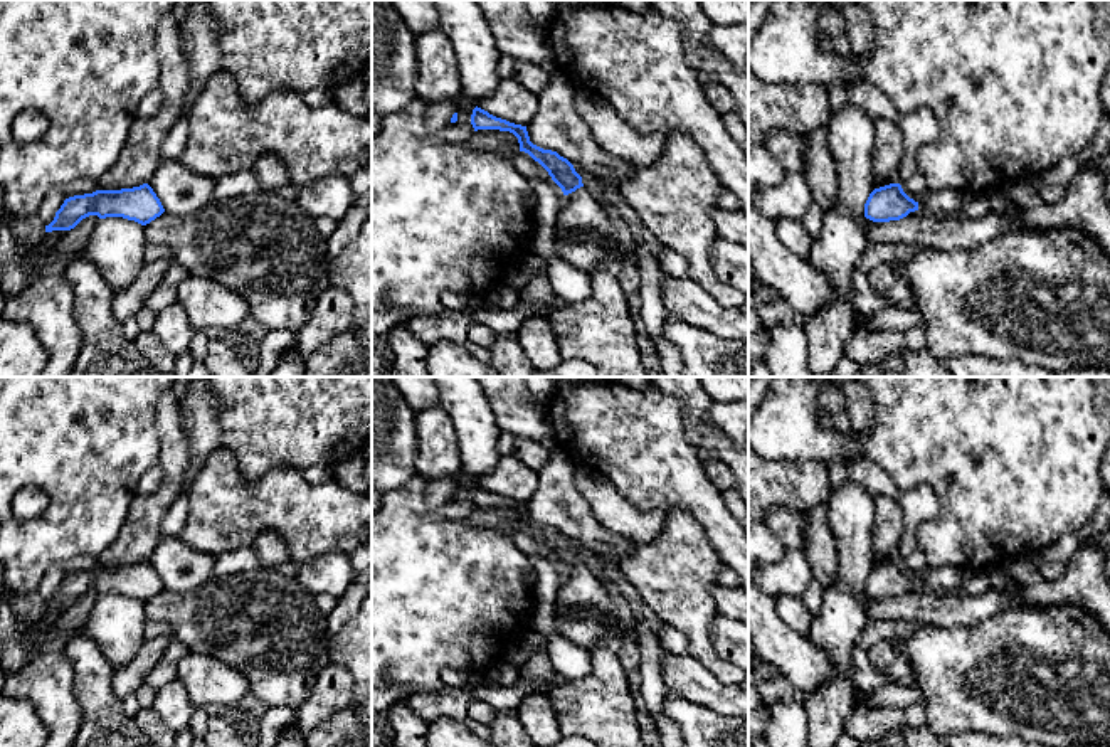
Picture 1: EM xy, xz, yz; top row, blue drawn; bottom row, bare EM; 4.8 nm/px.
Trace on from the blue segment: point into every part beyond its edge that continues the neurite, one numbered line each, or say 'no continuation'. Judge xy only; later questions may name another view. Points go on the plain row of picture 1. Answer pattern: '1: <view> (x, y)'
no continuation

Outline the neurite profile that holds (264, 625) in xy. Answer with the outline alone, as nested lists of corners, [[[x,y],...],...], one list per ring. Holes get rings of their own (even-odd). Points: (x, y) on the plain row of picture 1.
[[[259,567],[222,580],[210,579],[200,589],[187,594],[163,589],[145,602],[145,612],[151,621],[166,622],[173,631],[173,638],[190,653],[207,654],[235,668],[249,681],[251,695],[267,707],[286,705],[296,710],[309,697],[308,678],[318,678],[330,665],[326,643],[331,631],[328,616],[316,606],[316,596],[308,592],[296,579],[272,569]]]

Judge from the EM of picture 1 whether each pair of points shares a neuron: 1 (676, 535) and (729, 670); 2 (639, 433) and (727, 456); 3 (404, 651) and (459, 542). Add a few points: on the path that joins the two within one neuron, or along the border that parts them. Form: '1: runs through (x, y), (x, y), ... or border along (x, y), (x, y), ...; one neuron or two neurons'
1: runs through (680, 571), (680, 596), (692, 609), (700, 641); one neuron
2: border along (681, 411), (685, 436), (697, 450); two neurons
3: runs through (404, 625), (404, 606), (441, 569); one neuron

